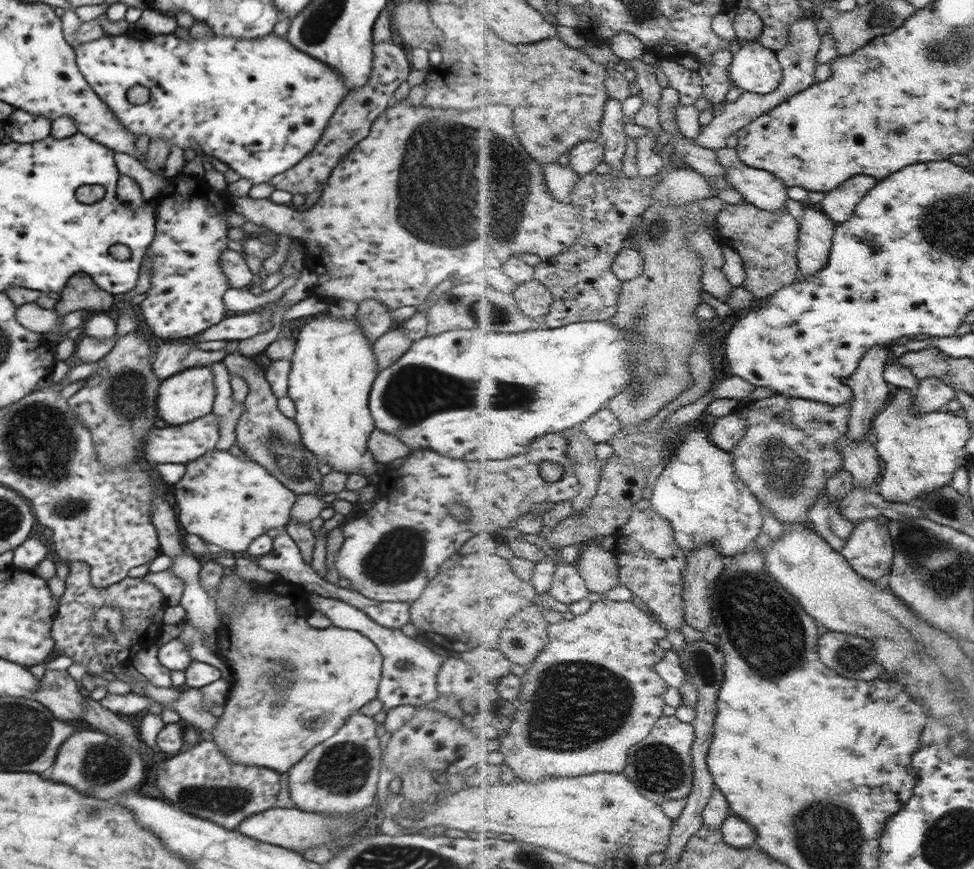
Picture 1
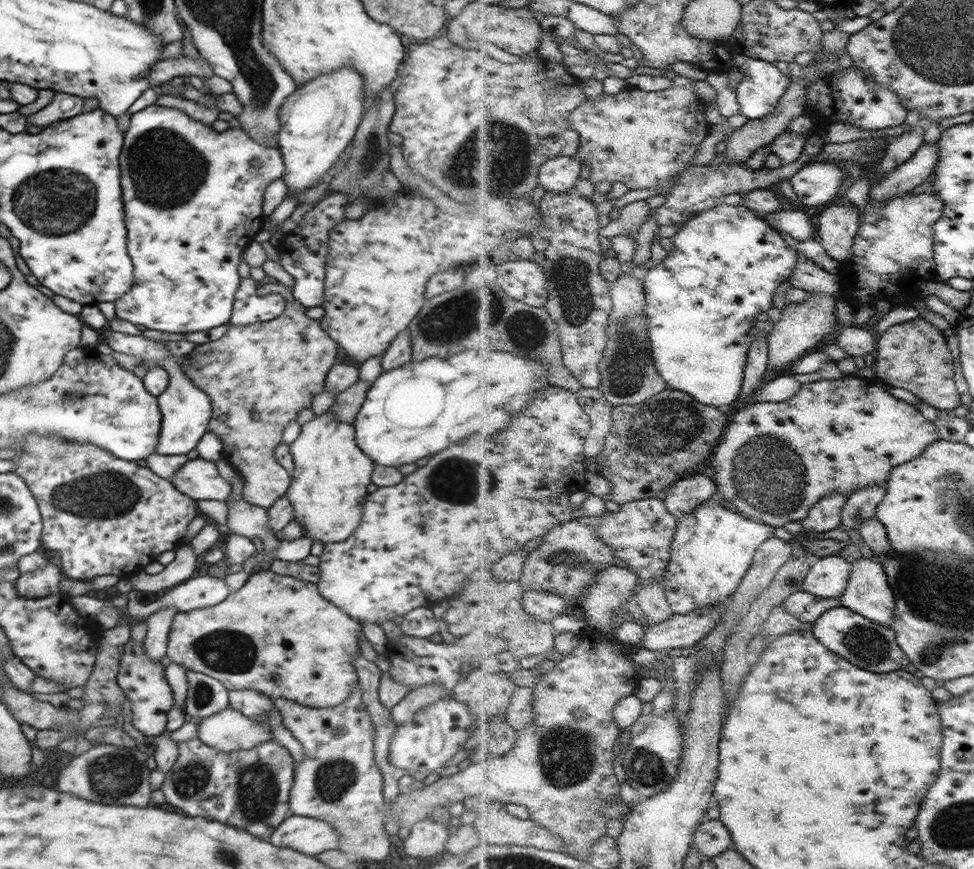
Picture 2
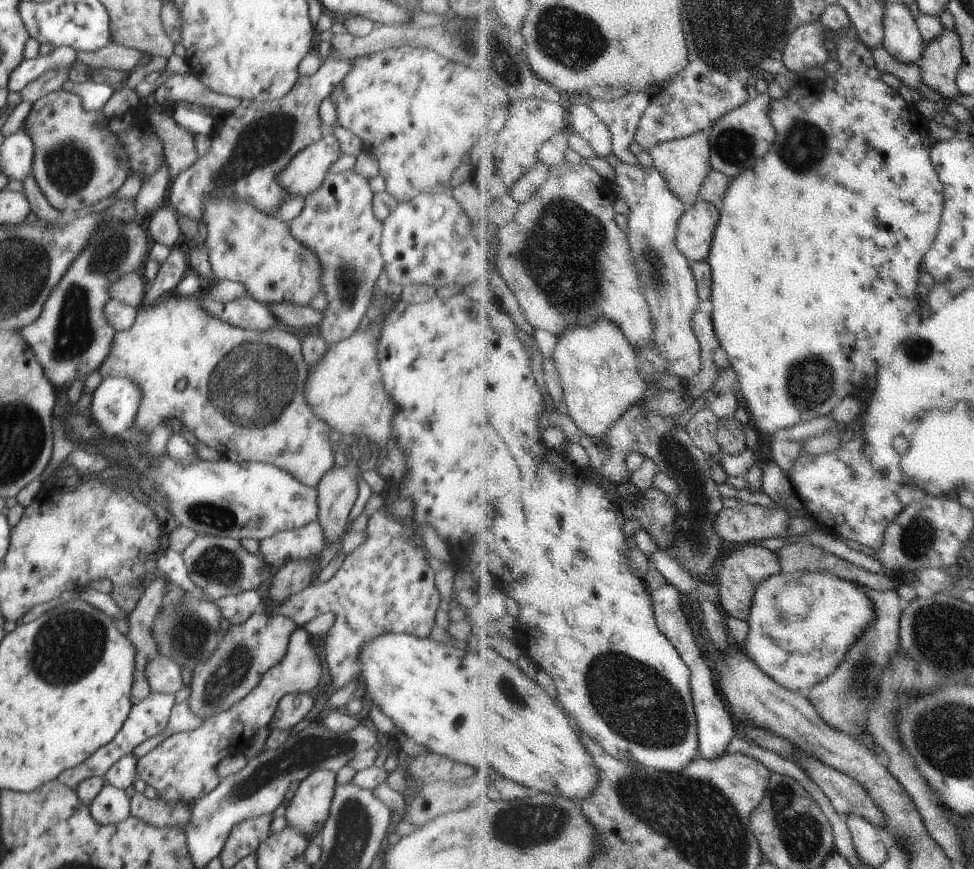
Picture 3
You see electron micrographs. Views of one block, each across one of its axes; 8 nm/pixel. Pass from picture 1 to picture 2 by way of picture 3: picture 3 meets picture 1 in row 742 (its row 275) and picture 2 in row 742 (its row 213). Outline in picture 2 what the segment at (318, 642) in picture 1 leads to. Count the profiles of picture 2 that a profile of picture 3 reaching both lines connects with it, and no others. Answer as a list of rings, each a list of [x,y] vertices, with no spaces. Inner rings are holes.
[[[232,706],[194,721],[198,725],[198,738],[218,751],[231,753],[252,749],[264,741],[272,740],[268,723],[254,722]]]

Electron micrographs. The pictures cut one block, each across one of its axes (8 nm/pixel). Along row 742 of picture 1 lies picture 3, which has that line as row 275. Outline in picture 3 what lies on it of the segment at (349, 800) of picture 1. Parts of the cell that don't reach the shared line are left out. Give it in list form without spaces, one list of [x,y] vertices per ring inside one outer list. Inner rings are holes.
[[[354,169],[328,173],[323,183],[314,192],[305,196],[305,206],[300,215],[289,223],[292,236],[306,248],[313,250],[321,264],[321,290],[328,299],[328,306],[321,312],[319,330],[328,346],[352,336],[373,299],[376,280],[385,268],[379,247],[383,221],[373,213],[373,193],[368,179]]]

